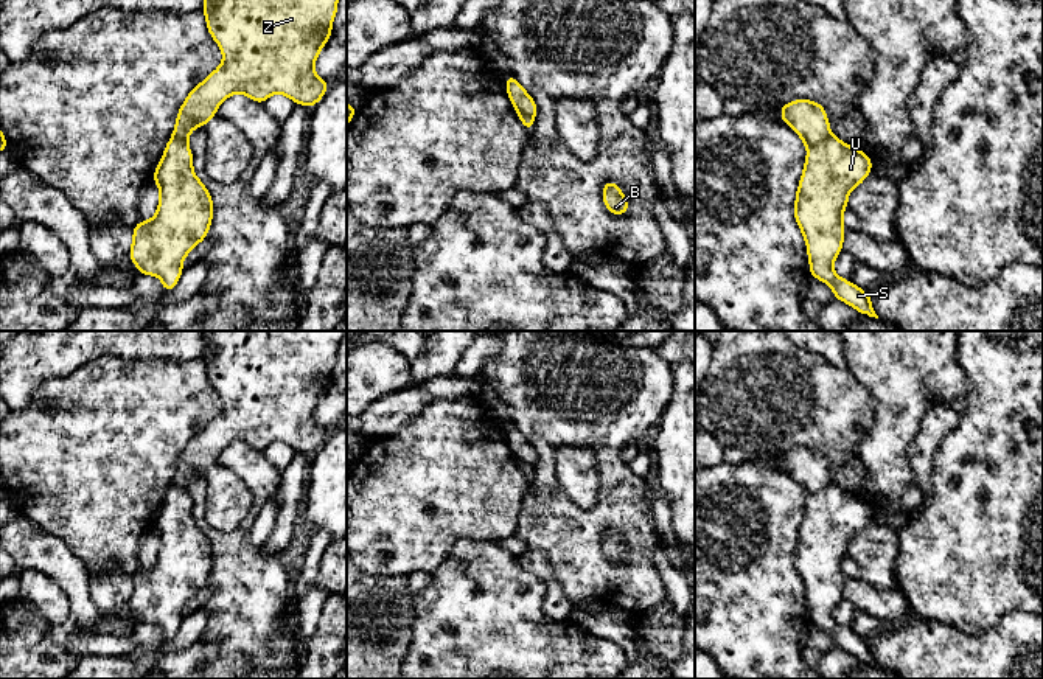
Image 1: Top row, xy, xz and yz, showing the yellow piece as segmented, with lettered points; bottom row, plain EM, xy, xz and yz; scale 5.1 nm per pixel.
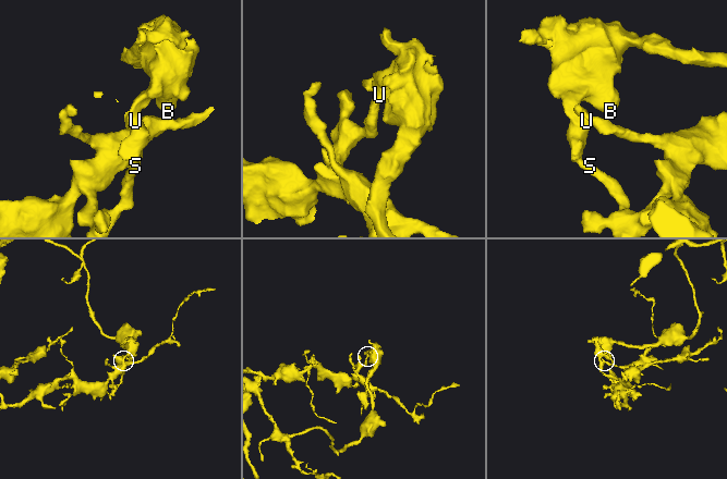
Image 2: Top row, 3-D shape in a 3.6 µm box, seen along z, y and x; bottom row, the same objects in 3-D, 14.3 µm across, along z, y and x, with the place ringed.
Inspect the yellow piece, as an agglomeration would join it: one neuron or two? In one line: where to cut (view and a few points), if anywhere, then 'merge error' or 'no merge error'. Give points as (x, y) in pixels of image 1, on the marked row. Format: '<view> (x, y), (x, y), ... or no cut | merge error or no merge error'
yz (830, 132), (809, 149) | merge error

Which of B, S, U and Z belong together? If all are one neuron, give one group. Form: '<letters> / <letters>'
B Z / S U

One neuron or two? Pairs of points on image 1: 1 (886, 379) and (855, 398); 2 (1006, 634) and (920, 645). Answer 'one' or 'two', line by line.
1: two
2: one

